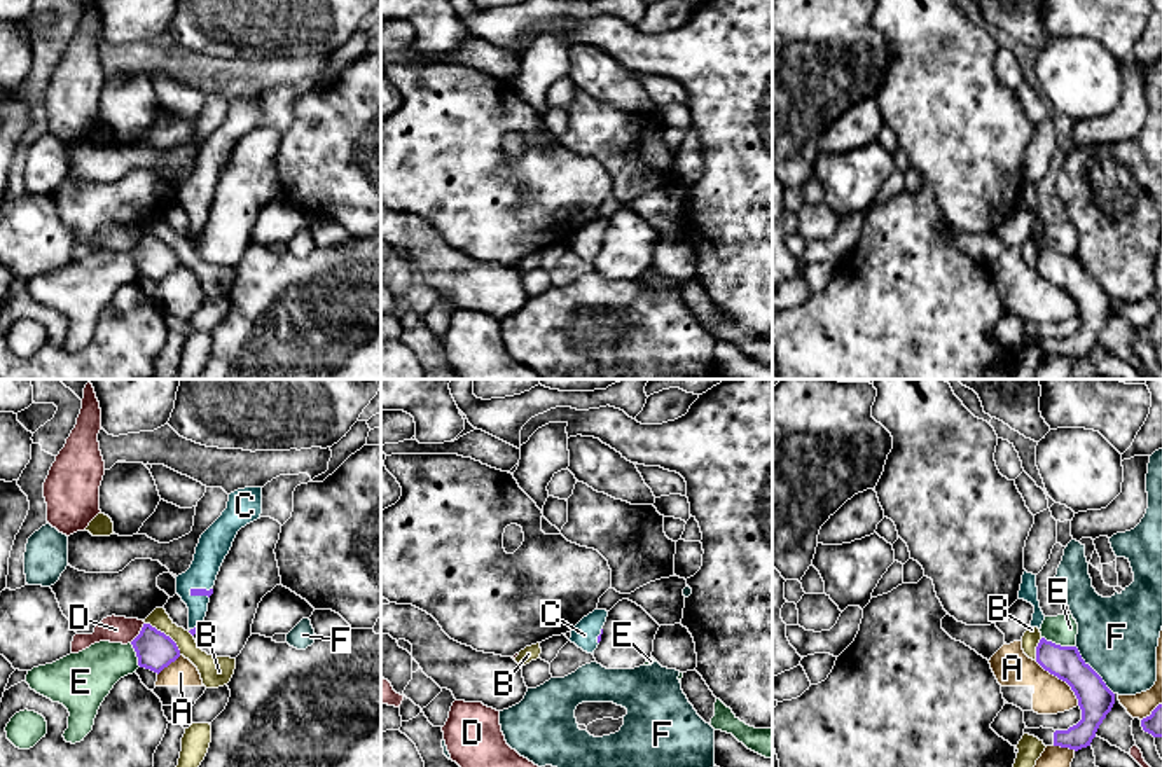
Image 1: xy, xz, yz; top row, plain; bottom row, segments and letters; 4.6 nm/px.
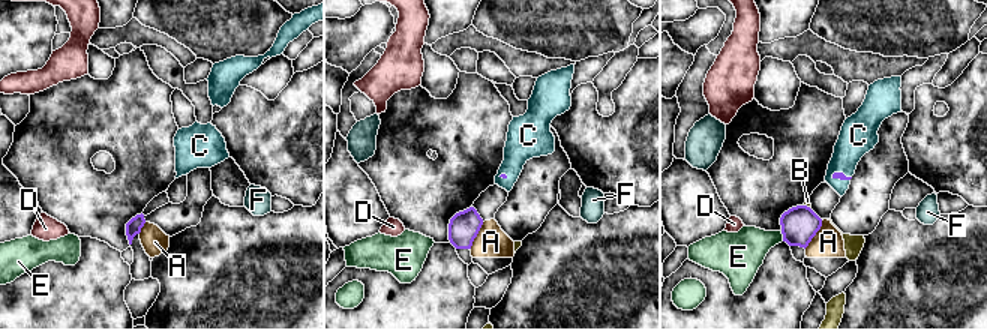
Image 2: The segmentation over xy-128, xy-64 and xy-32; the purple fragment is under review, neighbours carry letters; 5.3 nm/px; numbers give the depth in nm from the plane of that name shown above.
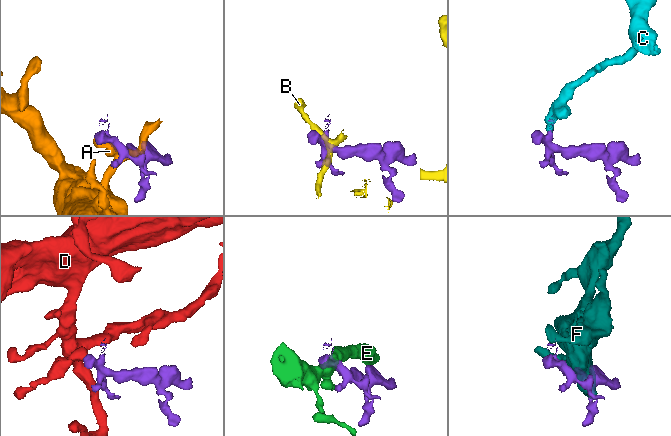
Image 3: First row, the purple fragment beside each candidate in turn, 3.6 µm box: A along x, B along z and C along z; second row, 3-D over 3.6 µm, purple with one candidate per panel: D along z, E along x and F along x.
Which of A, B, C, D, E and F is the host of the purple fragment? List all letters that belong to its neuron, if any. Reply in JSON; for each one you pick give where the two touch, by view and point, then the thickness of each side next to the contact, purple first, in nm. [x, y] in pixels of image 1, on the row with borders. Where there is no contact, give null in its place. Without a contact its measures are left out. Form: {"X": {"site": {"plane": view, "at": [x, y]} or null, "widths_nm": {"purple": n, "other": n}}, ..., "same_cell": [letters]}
{"C": {"site": {"plane": "xy", "at": [200, 589]}, "widths_nm": {"purple": 30, "other": 150}}, "same_cell": ["C"]}

